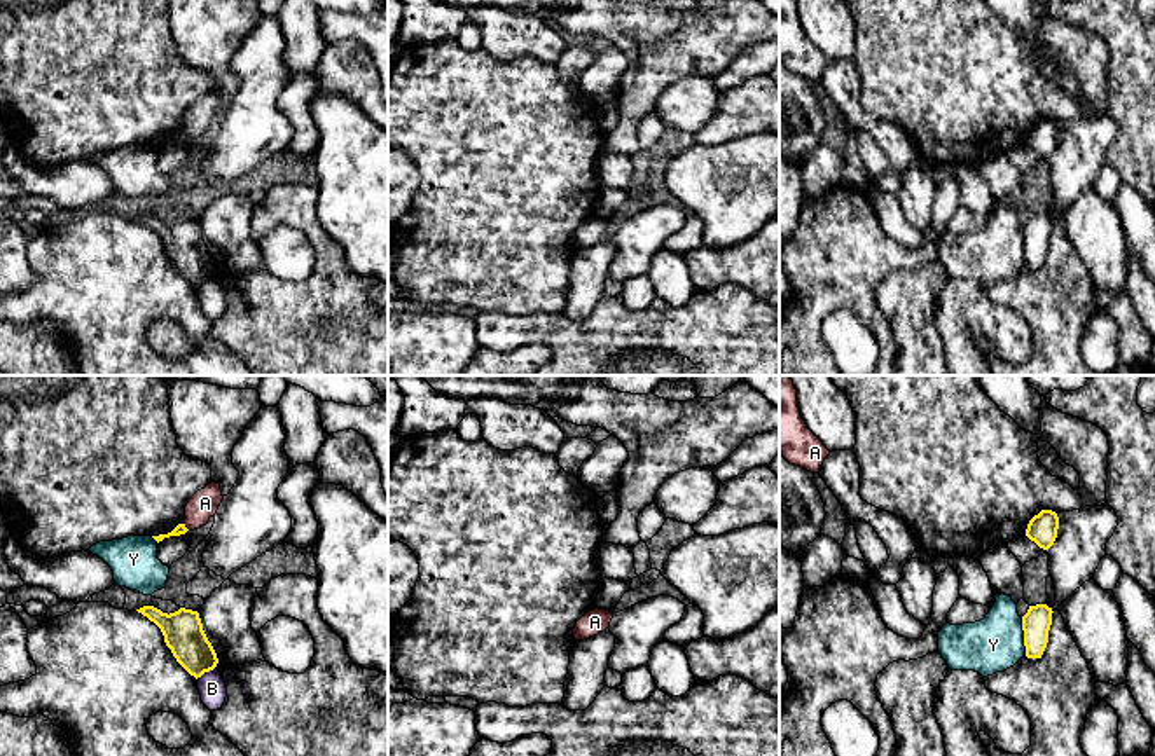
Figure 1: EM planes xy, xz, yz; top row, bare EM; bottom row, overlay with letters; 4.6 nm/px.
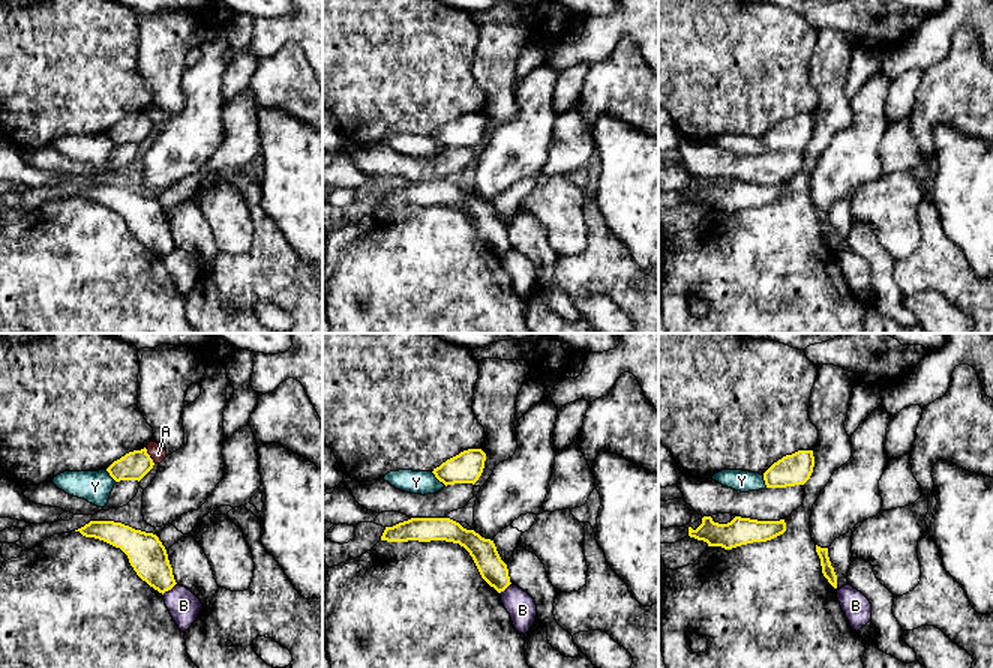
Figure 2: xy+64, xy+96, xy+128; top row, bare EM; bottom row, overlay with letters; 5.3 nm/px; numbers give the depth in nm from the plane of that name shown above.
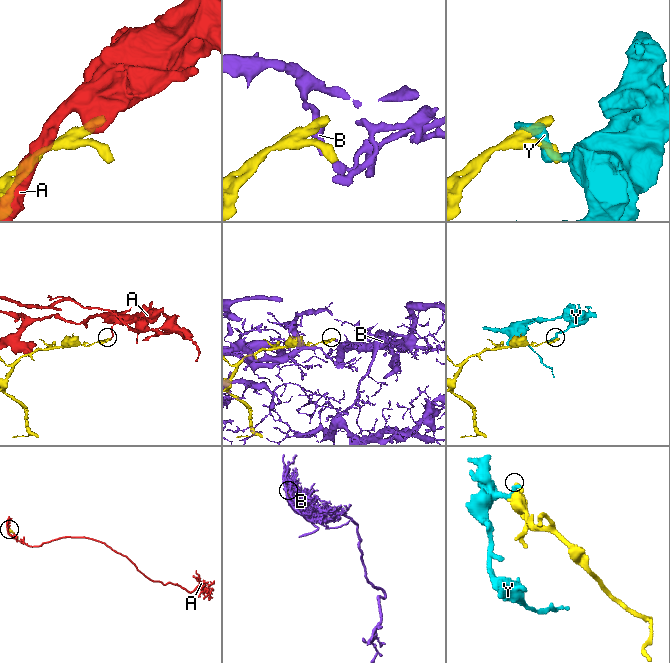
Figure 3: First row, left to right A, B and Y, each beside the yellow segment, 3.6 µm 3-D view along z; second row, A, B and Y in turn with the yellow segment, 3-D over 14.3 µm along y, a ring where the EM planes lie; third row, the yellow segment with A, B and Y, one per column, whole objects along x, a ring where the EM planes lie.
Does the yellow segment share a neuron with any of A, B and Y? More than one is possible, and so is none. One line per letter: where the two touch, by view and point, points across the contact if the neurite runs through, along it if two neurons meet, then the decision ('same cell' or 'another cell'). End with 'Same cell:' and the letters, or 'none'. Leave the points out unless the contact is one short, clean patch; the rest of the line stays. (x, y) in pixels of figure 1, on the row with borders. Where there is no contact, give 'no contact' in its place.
A: xy (184, 526) | along xy (184, 522), (189, 529) | another cell
B: xy (205, 671) | another cell
Y: yz (1024, 636) | another cell
Same cell: none

